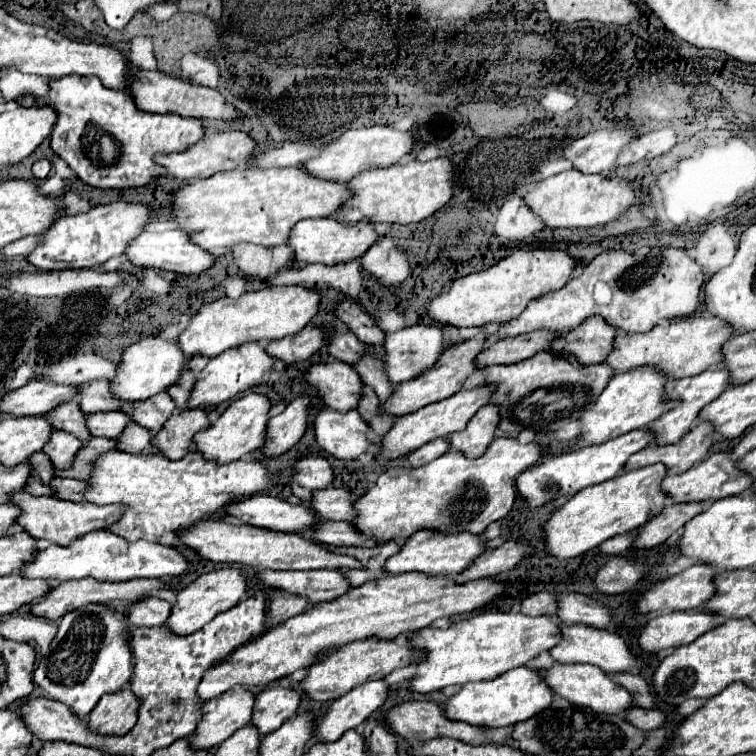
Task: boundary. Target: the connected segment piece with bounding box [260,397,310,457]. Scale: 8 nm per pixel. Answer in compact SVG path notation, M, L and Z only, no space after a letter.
M298 397L280 415L268 421L268 435L264 439L264 447L260 447L266 457L282 455L300 441L306 431L308 405L308 397Z

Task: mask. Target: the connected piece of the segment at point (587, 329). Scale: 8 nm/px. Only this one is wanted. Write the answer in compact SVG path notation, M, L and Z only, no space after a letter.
M588 317L578 327L558 335L548 351L556 355L574 355L582 365L596 365L606 359L612 349L616 329L610 327L602 317Z

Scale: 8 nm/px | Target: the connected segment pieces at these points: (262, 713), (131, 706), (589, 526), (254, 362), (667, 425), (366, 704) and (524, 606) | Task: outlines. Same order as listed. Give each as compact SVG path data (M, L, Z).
M270 687L256 695L254 711L250 725L260 731L260 735L268 735L282 727L282 723L296 715L300 705L300 693L292 687Z
M124 687L114 695L104 695L88 717L88 729L98 735L126 735L138 719L138 697Z
M656 463L644 469L622 473L606 483L592 485L568 499L552 517L544 523L546 553L556 559L578 557L614 535L624 535L644 525L668 505L668 495L660 491L660 481L666 477L666 467Z
M246 343L246 345L240 345L236 349L224 351L222 355L210 359L208 365L196 377L196 387L192 387L192 395L188 397L186 409L194 409L200 405L218 405L222 401L228 401L228 399L248 391L250 387L262 383L262 377L266 373L270 373L276 363L278 361L268 357L260 343Z
M708 369L694 377L668 381L668 399L680 399L680 403L676 407L672 407L672 411L666 411L664 415L660 415L660 419L656 419L656 423L646 427L648 431L652 431L656 435L654 445L676 443L678 439L682 439L682 435L688 433L690 427L696 423L700 409L704 405L708 405L712 399L716 399L726 387L728 387L728 371L726 369Z
M382 679L356 685L336 699L314 725L316 739L322 743L340 739L348 729L358 727L366 717L370 717L386 701L386 695L388 685Z
M536 593L520 603L520 613L524 615L554 615L556 597L550 593Z

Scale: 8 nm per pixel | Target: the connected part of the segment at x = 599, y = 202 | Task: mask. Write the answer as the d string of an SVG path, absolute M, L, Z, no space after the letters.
M574 169L562 171L554 177L536 183L530 191L524 193L522 199L548 229L606 225L608 221L618 219L636 201L632 183L624 179L606 179L604 175L584 175Z

